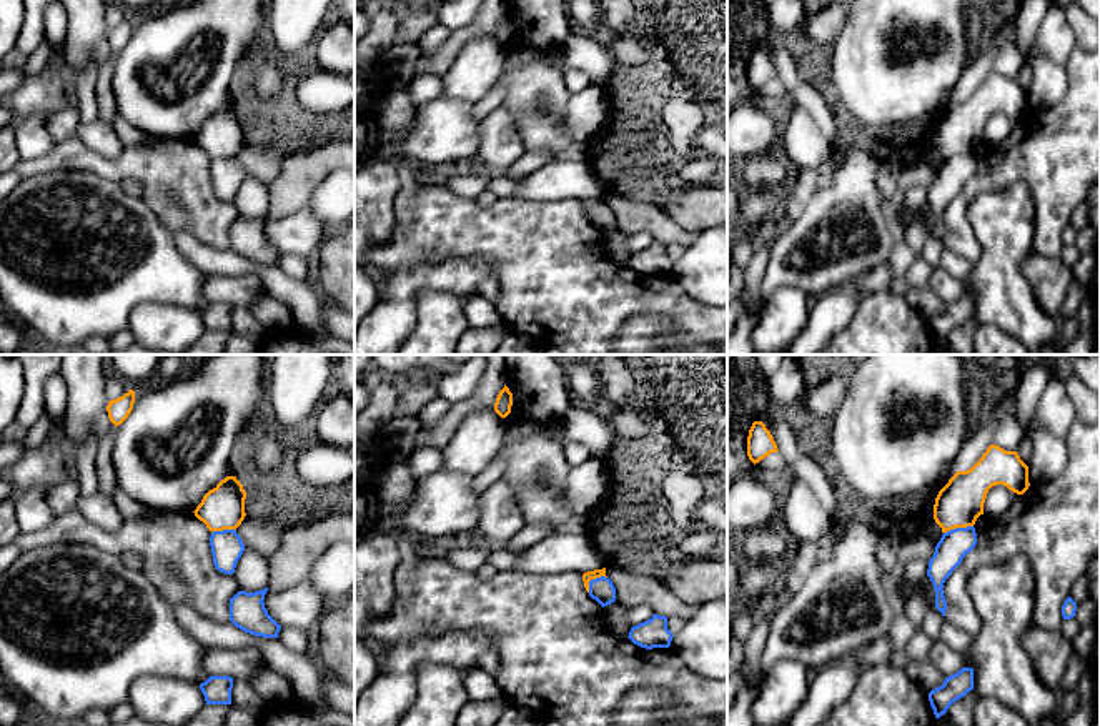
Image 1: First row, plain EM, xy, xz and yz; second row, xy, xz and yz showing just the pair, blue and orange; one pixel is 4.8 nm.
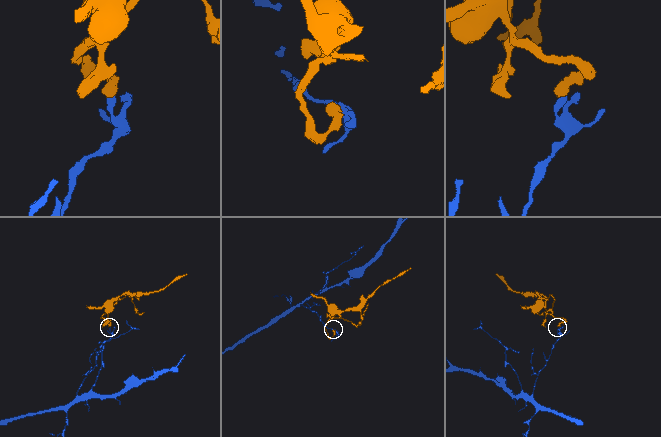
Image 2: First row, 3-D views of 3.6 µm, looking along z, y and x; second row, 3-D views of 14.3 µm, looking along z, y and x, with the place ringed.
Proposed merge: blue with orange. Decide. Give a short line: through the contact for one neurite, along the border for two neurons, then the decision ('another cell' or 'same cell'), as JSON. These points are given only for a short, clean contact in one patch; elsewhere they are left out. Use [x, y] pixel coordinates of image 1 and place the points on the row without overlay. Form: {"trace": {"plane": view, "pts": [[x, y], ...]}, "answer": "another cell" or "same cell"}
{"trace": {"plane": "yz", "pts": [[972, 152], [951, 155], [944, 160]]}, "answer": "another cell"}

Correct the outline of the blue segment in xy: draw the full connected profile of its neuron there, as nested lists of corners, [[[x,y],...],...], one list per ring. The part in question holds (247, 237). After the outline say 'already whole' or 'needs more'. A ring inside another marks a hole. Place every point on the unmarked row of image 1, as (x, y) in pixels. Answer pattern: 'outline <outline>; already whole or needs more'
outline [[[268,215],[246,220],[238,218],[230,226],[230,248],[245,260],[278,265],[281,253],[268,241],[265,235],[265,221]]]; already whole

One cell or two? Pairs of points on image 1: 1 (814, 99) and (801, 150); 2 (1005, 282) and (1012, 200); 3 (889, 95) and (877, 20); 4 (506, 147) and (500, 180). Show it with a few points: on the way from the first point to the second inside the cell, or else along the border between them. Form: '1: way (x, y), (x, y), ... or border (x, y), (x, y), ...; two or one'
1: border (796, 105), (809, 114), (831, 149); two
2: way (1005, 262), (1005, 220); one
3: way (889, 77), (881, 62), (879, 39); one
4: border (505, 172), (495, 175); two

